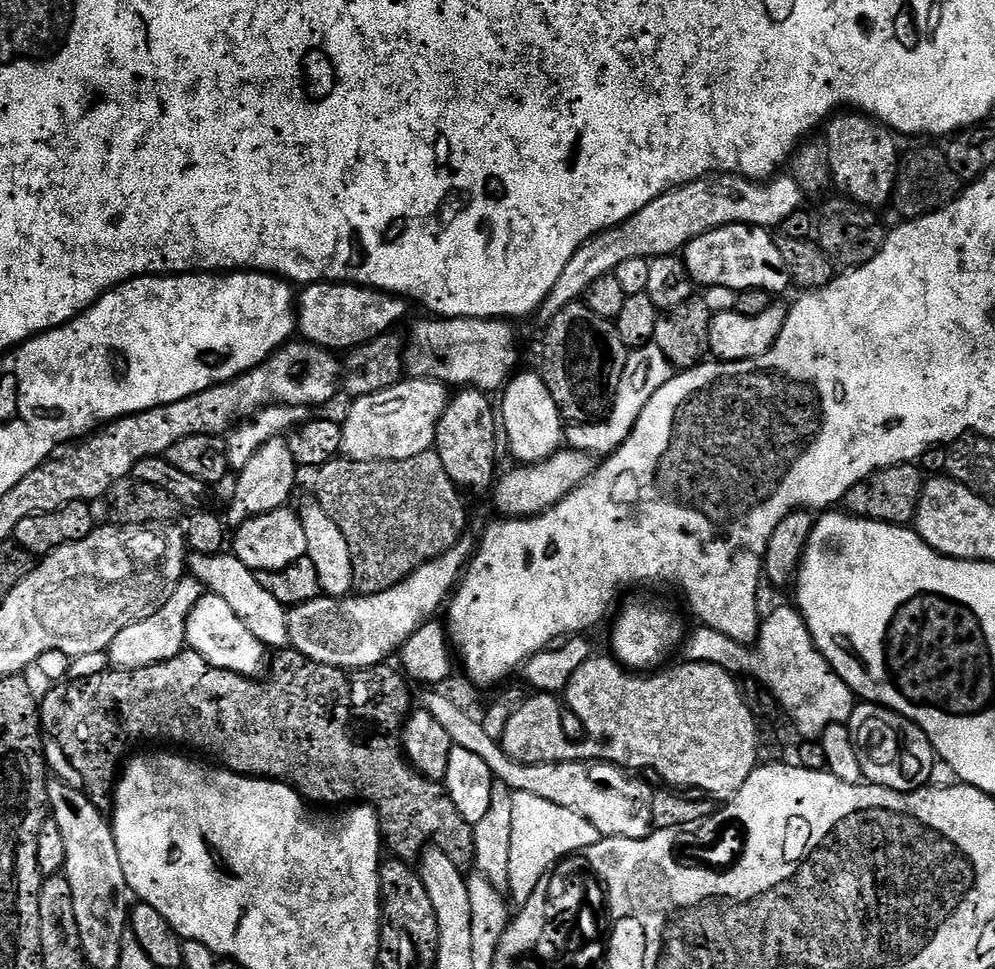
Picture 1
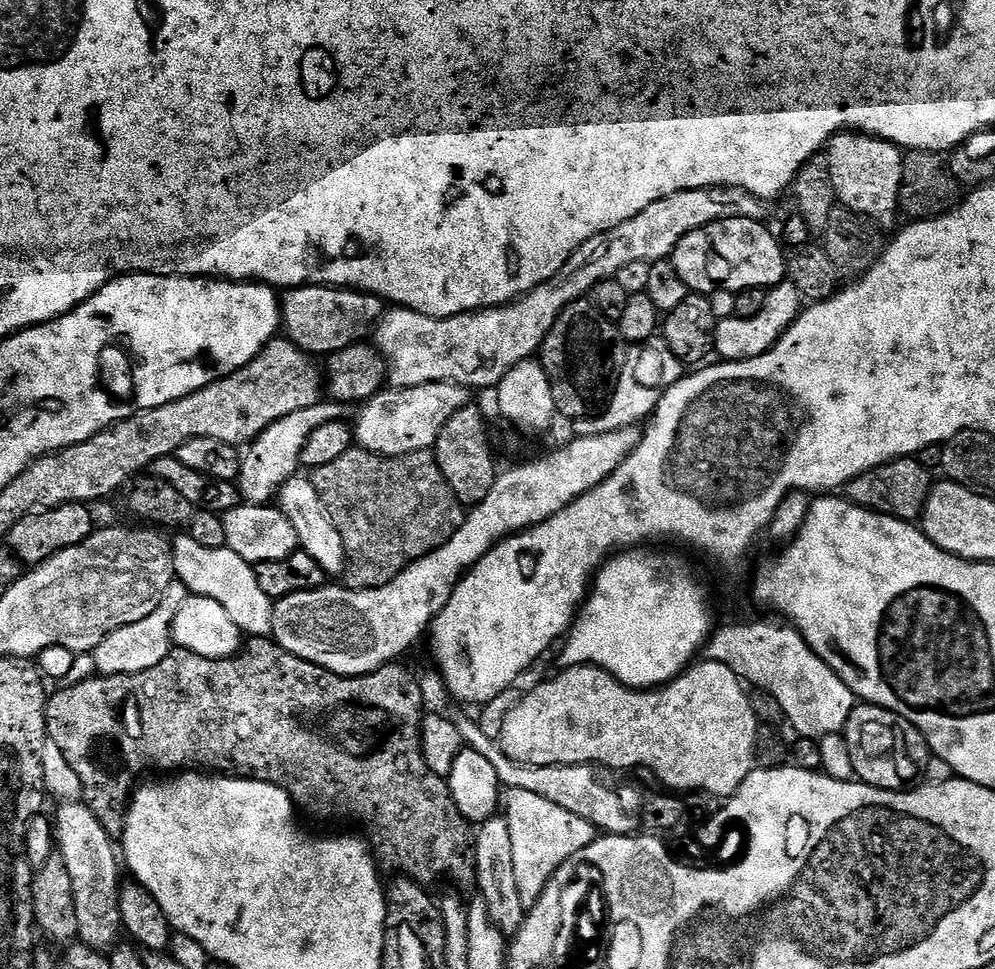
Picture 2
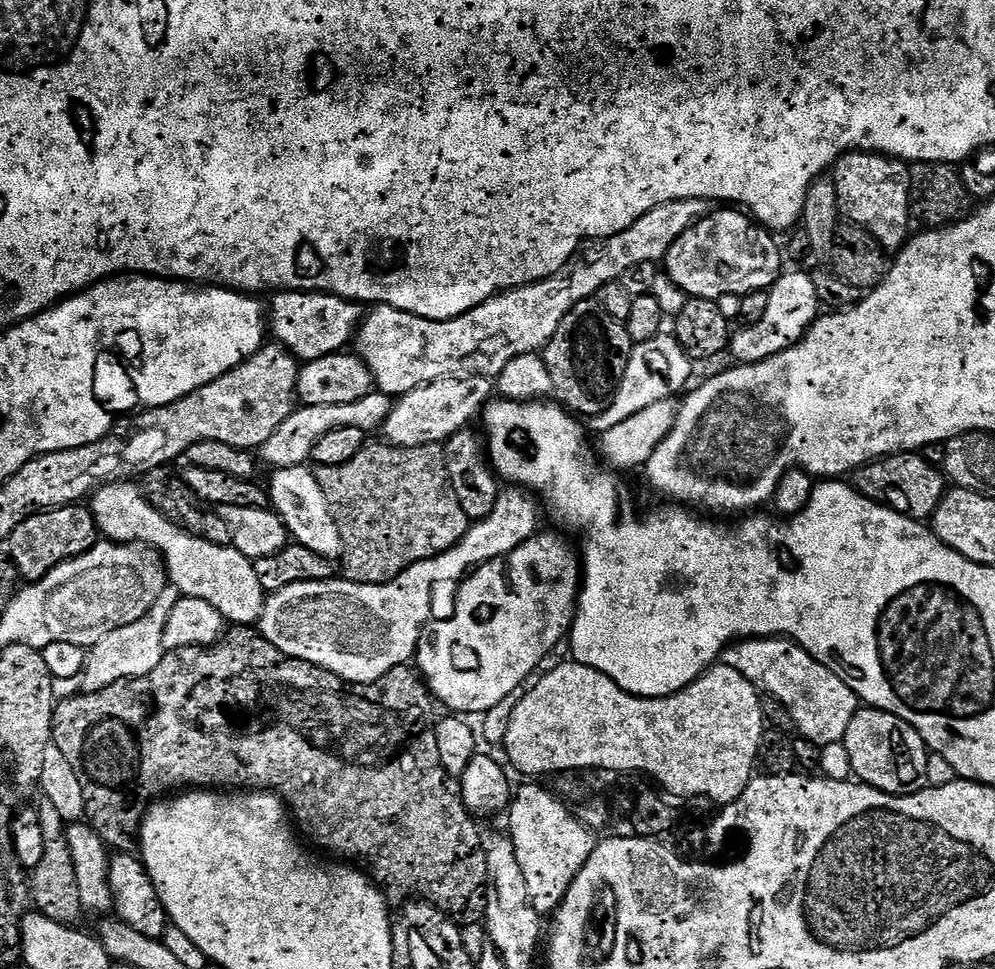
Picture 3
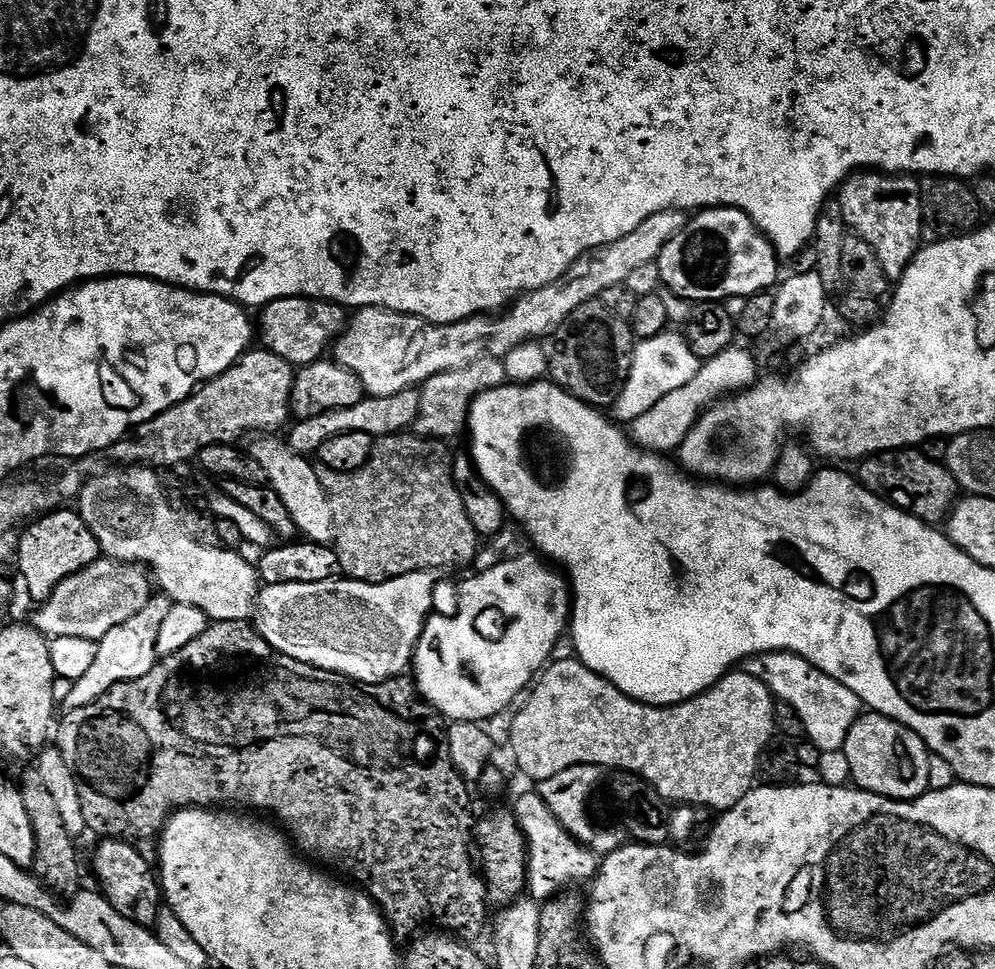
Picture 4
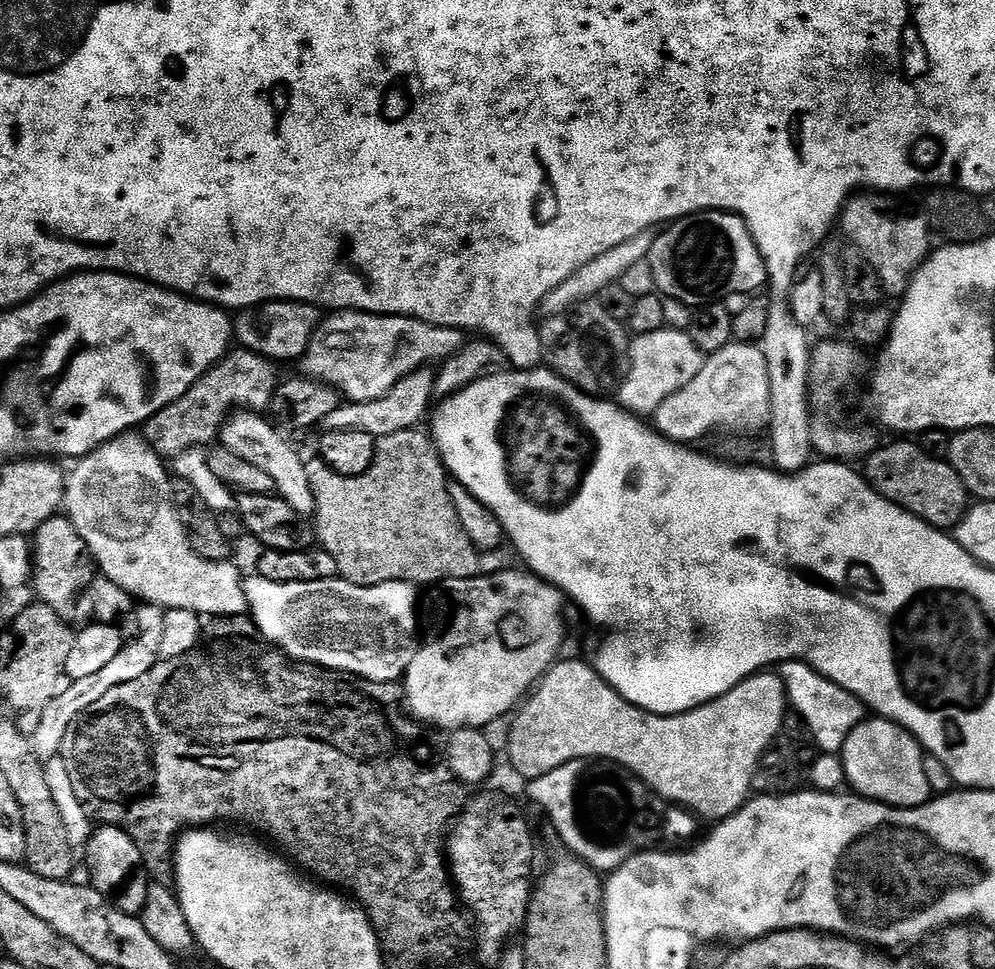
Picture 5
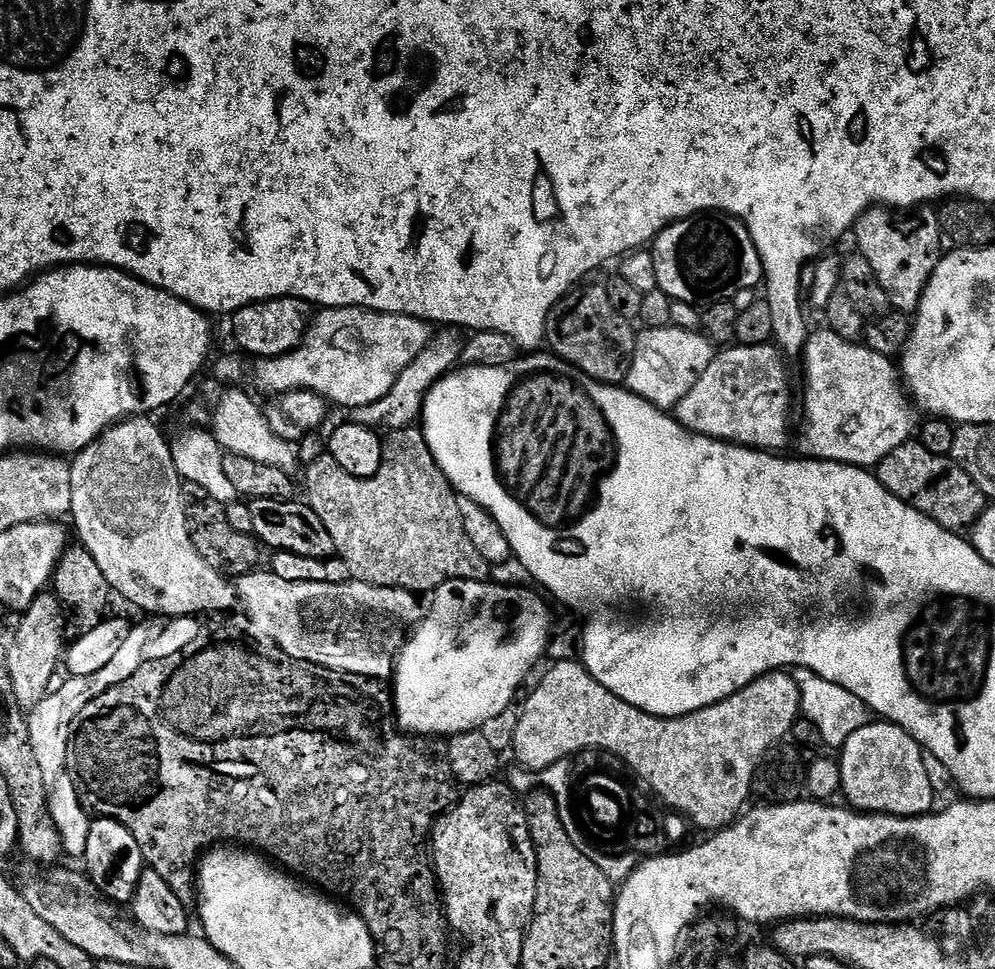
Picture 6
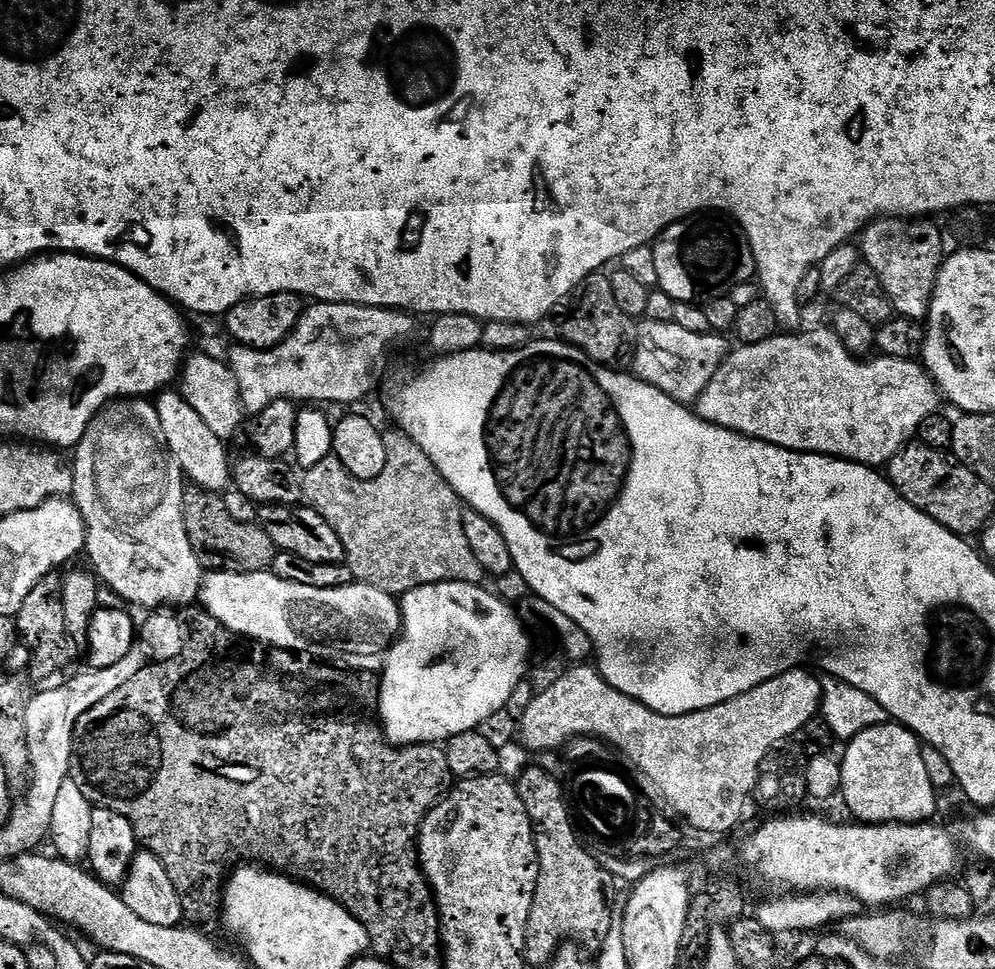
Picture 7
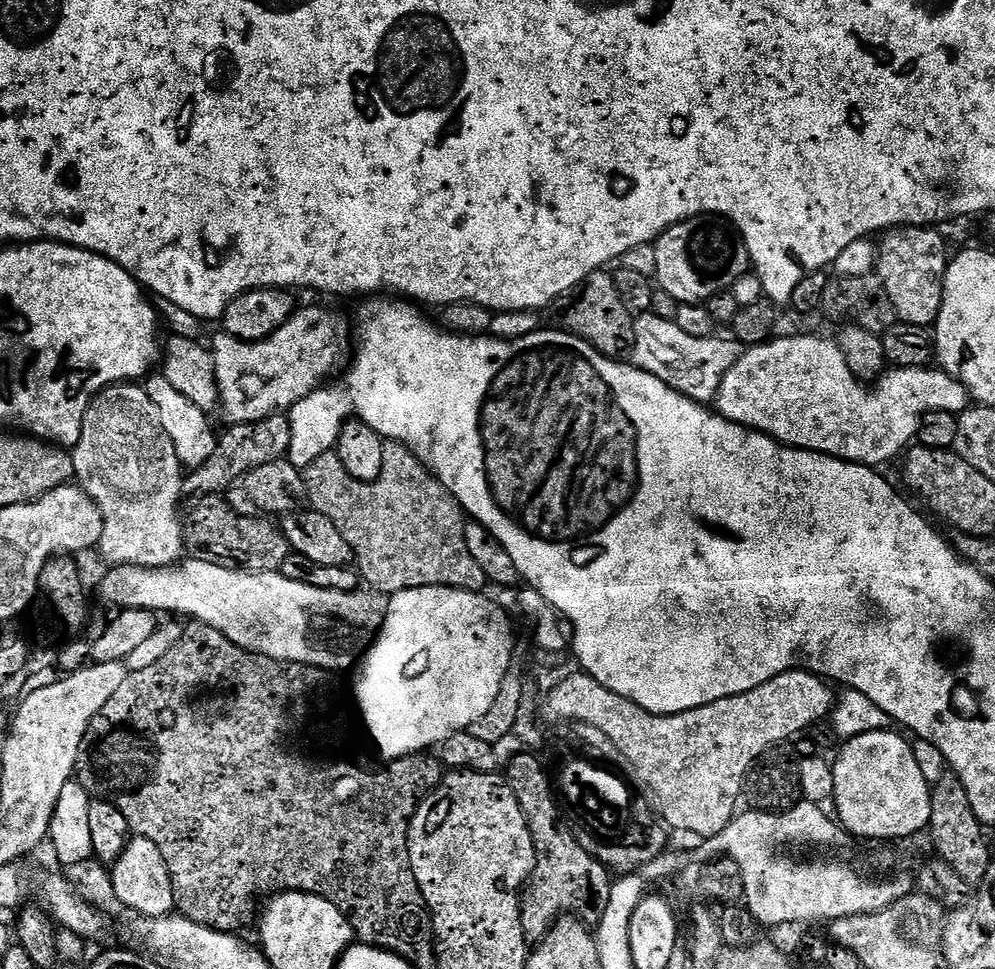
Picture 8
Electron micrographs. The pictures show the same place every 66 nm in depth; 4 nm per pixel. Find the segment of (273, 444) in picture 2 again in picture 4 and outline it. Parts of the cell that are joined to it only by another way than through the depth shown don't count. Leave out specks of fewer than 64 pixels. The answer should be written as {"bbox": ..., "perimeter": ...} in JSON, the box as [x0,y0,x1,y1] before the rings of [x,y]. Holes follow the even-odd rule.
{"bbox":[286,387,420,454],"perimeter":[[[415,387],[407,388],[404,392],[394,394],[390,398],[378,398],[373,396],[358,402],[358,406],[346,406],[342,410],[330,410],[310,418],[301,420],[291,425],[292,433],[286,436],[289,448],[301,454],[319,453],[322,442],[334,438],[338,434],[357,432],[358,434],[370,434],[374,438],[381,436],[395,436],[409,429],[420,412],[420,394]]]}

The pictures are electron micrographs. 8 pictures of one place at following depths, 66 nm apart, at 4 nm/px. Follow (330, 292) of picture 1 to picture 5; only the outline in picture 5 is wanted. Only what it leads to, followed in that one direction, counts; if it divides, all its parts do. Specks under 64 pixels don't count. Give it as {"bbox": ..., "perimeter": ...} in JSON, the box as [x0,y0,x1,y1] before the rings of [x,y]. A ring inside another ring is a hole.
{"bbox":[234,300,321,362],"perimeter":[[[268,300],[264,304],[242,308],[235,313],[234,336],[239,347],[257,352],[268,360],[298,362],[308,353],[312,335],[321,319],[321,309],[315,304],[304,304],[301,300]]]}

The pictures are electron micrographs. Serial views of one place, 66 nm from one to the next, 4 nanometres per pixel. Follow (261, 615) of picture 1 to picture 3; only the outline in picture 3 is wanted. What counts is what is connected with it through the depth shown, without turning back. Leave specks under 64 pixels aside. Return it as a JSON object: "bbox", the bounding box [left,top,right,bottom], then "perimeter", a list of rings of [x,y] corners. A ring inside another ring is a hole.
{"bbox":[90,482,266,626],"perimeter":[[[136,482],[108,484],[90,497],[90,511],[99,535],[114,544],[146,544],[164,558],[171,587],[181,597],[202,598],[218,610],[232,626],[252,626],[264,609],[266,593],[258,582],[256,565],[236,551],[206,542],[203,536],[169,520],[157,505],[144,496],[143,487]]]}

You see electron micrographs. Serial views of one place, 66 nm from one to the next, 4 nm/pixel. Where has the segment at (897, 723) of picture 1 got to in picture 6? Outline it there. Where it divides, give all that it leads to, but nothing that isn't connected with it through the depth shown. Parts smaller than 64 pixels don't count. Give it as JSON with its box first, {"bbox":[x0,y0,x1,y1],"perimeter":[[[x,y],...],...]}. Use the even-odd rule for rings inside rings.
{"bbox":[839,722,934,816],"perimeter":[[[869,722],[858,734],[850,734],[850,738],[839,749],[840,787],[843,795],[848,795],[847,803],[861,814],[883,814],[885,816],[927,816],[933,811],[934,793],[930,786],[930,778],[926,778],[926,766],[922,766],[922,758],[926,755],[919,742],[906,730],[896,724],[887,722]]]}

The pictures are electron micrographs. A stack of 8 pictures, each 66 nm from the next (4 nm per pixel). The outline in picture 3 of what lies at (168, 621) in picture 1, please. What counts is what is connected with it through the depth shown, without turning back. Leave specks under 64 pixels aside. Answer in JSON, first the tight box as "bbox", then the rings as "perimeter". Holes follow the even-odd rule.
{"bbox":[82,586,178,695],"perimeter":[[[169,586],[158,594],[158,602],[150,606],[150,610],[138,622],[130,622],[130,626],[119,627],[118,630],[106,634],[96,644],[92,645],[87,653],[82,673],[82,690],[85,695],[96,693],[106,686],[117,684],[119,680],[133,680],[144,677],[158,666],[158,662],[165,654],[162,634],[166,628],[166,618],[170,618],[170,610],[174,610],[178,593]]]}

